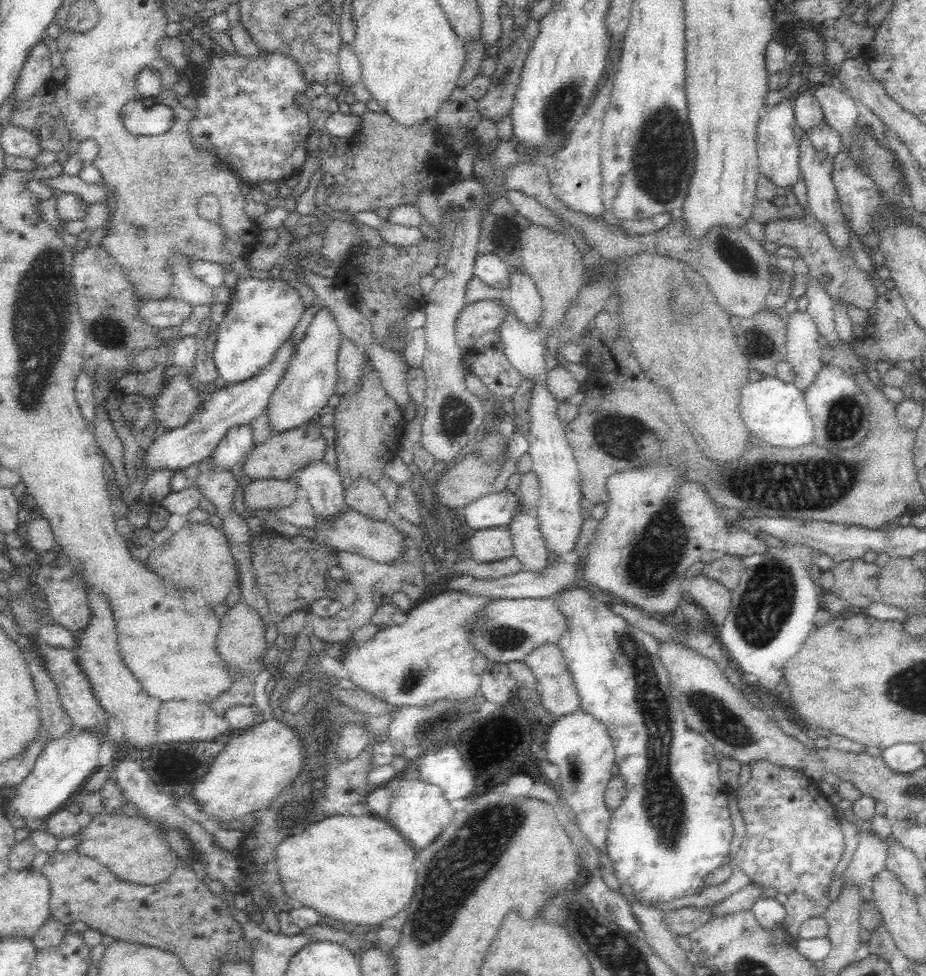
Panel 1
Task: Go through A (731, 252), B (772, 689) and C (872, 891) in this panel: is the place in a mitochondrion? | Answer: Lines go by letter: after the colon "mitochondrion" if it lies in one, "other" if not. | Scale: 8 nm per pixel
A: mitochondrion
B: other
C: other

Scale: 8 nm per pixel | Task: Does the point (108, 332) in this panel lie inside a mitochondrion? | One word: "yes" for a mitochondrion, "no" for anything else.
yes

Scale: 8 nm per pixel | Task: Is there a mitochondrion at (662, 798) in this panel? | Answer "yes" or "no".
yes

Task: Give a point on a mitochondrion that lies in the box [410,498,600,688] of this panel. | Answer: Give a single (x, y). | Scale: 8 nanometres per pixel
(504, 638)

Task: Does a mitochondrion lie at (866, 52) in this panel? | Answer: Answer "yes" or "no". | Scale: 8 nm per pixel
no

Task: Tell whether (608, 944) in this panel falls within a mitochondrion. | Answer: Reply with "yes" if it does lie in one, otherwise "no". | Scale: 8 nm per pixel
yes

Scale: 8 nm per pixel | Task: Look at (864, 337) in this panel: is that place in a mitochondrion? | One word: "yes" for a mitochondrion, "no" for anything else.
no

